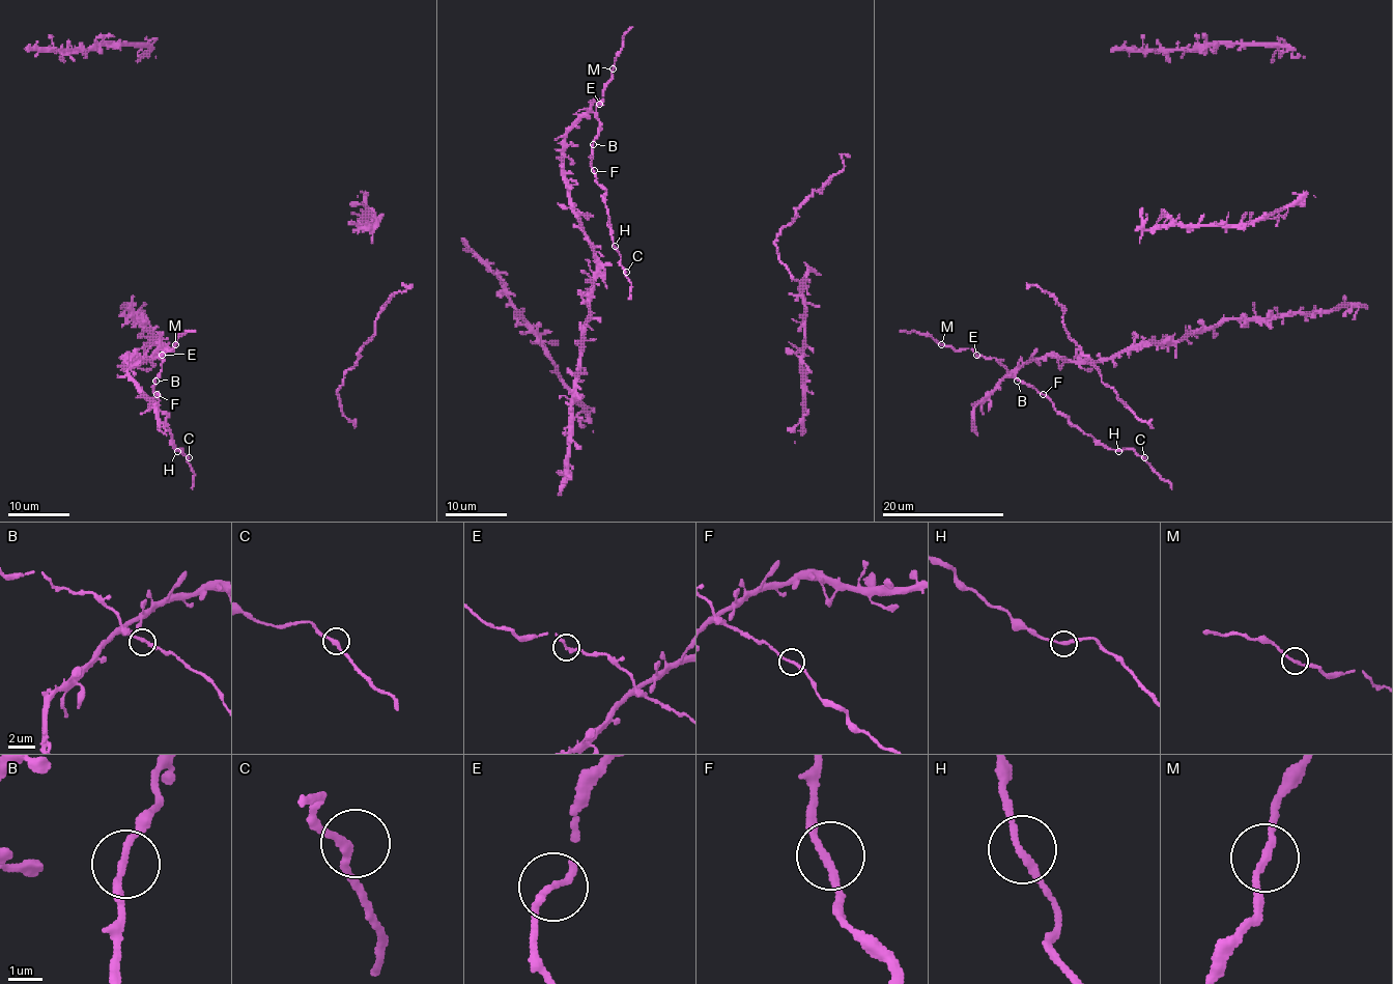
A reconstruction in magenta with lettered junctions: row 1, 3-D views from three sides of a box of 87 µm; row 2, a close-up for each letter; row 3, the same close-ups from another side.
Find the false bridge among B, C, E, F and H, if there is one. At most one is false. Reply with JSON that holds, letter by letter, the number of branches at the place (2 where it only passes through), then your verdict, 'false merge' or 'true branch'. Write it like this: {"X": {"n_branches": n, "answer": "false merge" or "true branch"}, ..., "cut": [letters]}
{"B": {"n_branches": 2, "answer": "true branch"}, "C": {"n_branches": 2, "answer": "true branch"}, "E": {"n_branches": 2, "answer": "true branch"}, "F": {"n_branches": 2, "answer": "true branch"}, "H": {"n_branches": 2, "answer": "true branch"}, "cut": []}

